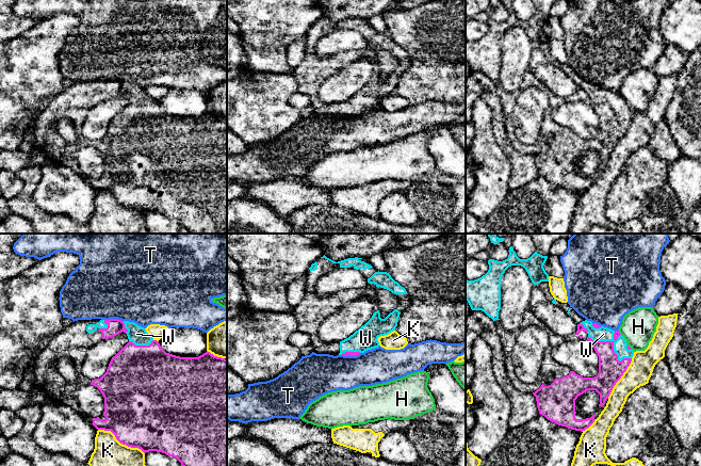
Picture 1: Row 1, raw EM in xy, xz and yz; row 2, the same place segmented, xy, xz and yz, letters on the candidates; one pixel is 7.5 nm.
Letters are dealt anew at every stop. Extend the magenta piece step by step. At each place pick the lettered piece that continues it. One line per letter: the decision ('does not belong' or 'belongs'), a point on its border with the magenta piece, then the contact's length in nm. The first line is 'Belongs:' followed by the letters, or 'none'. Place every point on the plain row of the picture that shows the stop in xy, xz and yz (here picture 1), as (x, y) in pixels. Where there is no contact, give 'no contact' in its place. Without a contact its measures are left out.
Belongs: W
H: does not belong | yz (629, 108) | 50 nm
K: does not belong | xy (120, 204) | 400 nm
T: does not belong | xy (114, 80) | 140 nm
W: belongs | yz (613, 107) | 360 nm

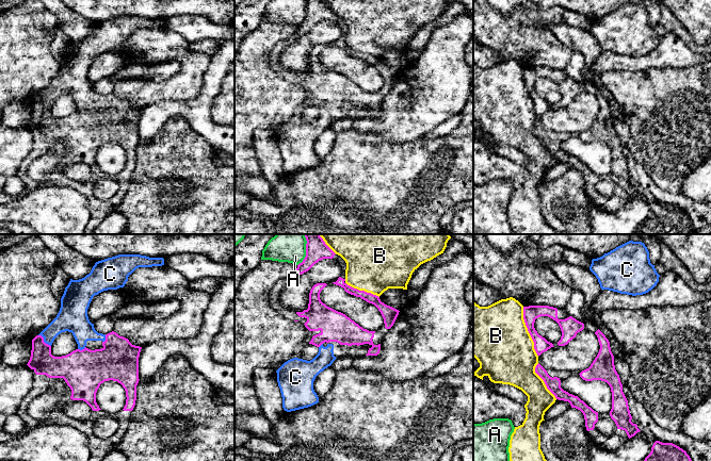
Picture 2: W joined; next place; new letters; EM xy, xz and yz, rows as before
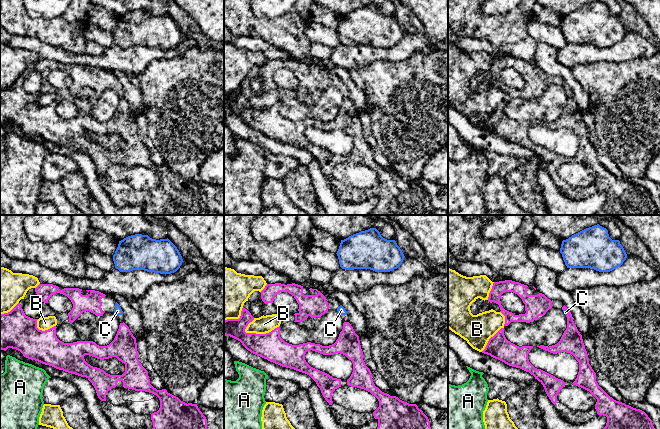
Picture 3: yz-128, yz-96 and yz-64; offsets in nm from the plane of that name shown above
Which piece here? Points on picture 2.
Belongs: C
A: does not belong | xz (306, 14) | 220 nm
B: does not belong | yz (528, 92) | 400 nm
C: belongs | xy (43, 102) | 130 nm

